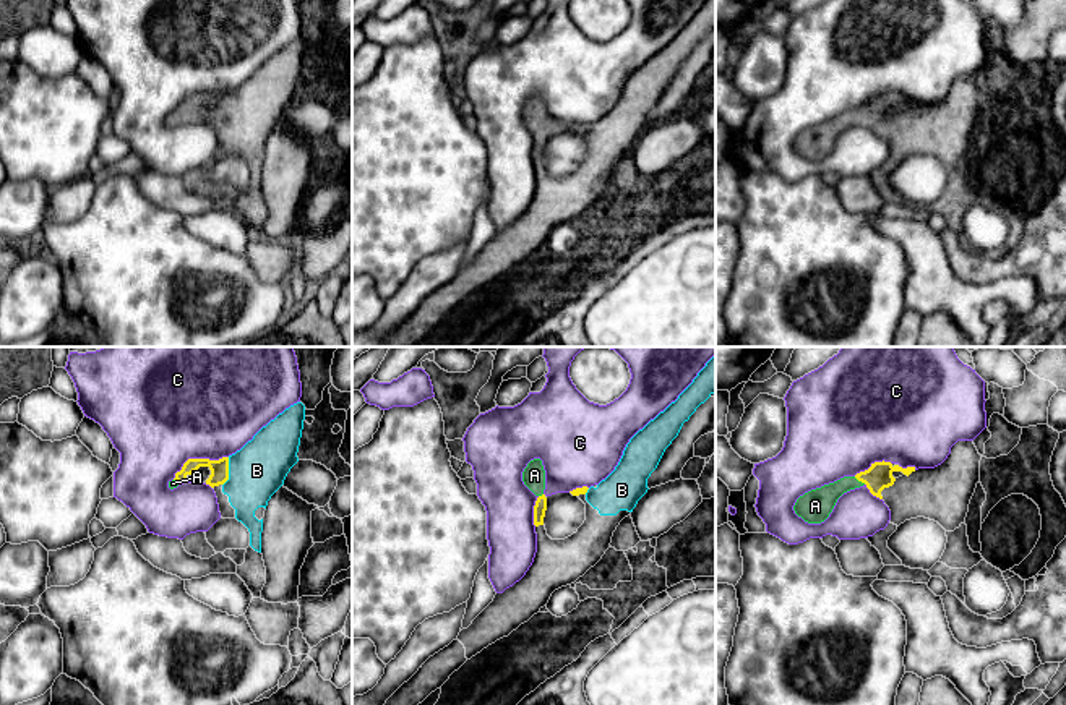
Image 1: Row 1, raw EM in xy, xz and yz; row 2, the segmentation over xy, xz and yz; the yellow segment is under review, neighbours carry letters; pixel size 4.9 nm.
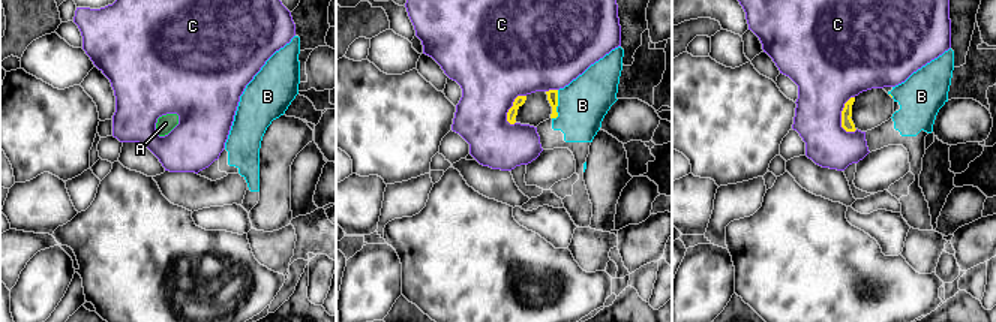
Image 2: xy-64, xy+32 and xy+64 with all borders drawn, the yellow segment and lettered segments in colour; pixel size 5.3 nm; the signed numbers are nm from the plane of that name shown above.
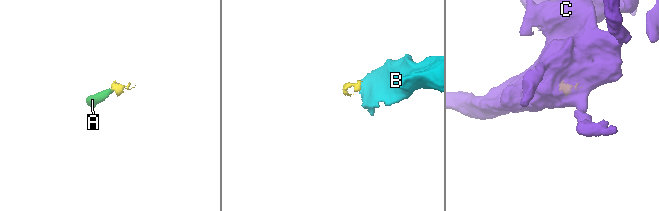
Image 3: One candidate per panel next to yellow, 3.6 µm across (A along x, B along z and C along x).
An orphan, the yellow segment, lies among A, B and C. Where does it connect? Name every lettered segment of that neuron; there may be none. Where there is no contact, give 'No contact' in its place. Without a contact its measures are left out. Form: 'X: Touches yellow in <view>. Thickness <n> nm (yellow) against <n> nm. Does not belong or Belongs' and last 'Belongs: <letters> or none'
A: Touches yellow in yz. Thickness 130 nm (yellow) against 160 nm. Belongs
B: Touches yellow in xy. Thickness 100 nm (yellow) against 280 nm. Belongs
C: Touches yellow in xy. Thickness 100 nm (yellow) against 480 nm. Does not belong
Belongs: A, B

